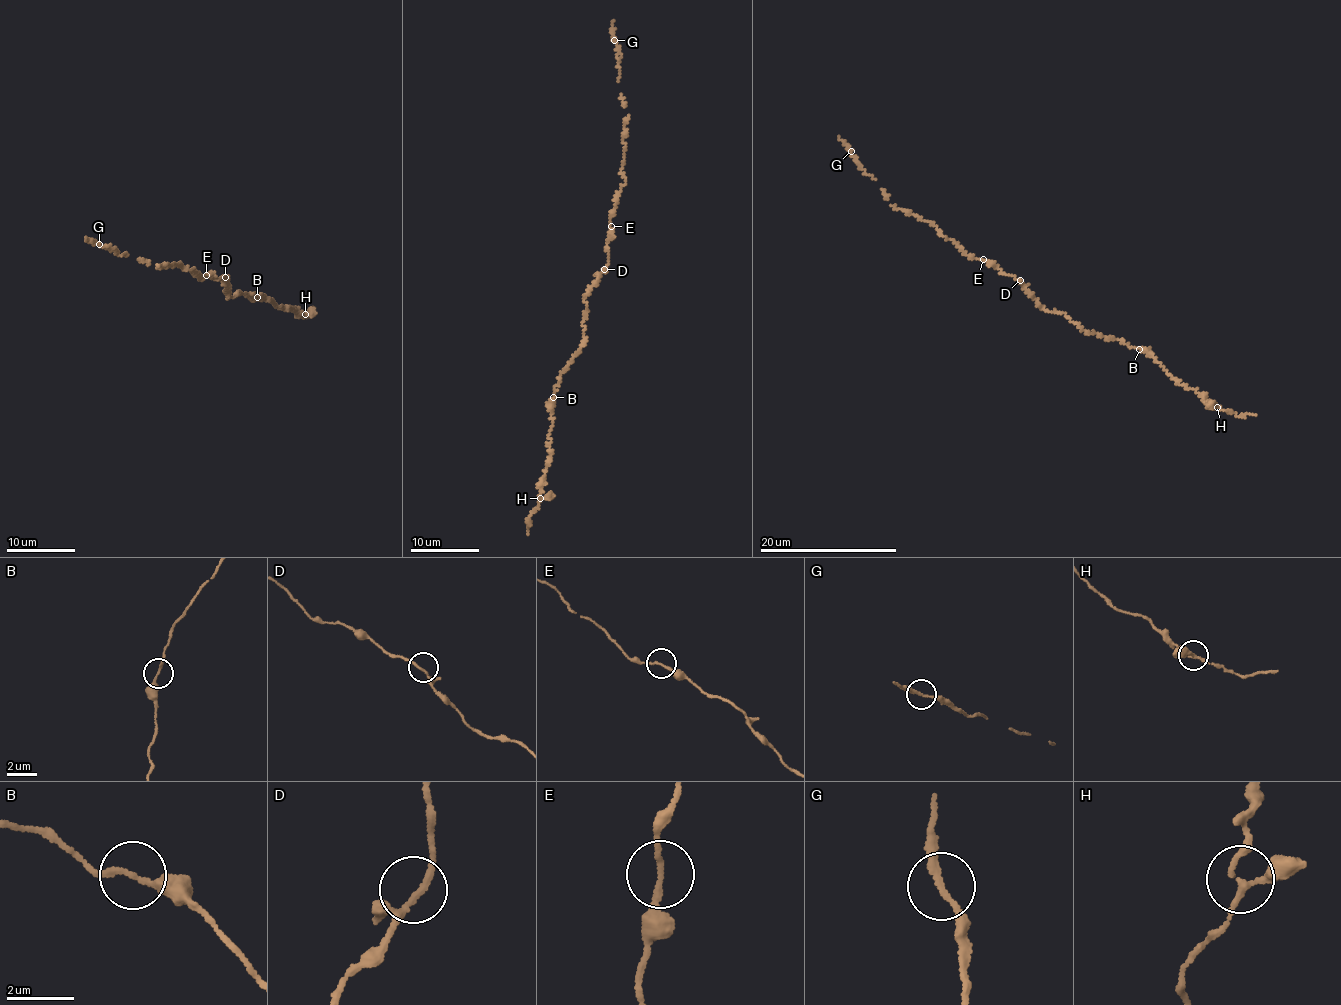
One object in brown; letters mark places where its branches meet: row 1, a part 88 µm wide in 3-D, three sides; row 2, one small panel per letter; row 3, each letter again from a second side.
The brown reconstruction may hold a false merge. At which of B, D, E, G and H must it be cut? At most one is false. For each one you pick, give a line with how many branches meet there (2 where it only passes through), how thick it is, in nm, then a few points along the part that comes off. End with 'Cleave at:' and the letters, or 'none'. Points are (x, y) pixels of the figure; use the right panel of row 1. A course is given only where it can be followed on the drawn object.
Cleave at: none

